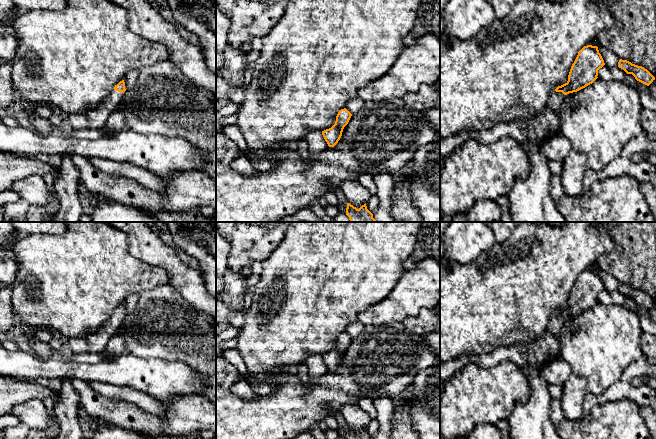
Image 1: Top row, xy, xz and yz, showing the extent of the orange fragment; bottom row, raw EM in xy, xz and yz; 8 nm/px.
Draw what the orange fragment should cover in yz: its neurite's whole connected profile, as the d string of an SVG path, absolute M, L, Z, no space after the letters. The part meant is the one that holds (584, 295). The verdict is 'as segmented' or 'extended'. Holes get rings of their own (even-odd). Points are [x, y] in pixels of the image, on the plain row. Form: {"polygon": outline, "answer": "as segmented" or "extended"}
{"polygon": "M584 270L571 290L568 305L550 318L548 329L551 334L558 340L564 321L592 308L598 302L598 294L604 289L597 270Z", "answer": "extended"}

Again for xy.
{"polygon": "M124 304L115 309L114 314L103 325L86 339L89 353L104 353L111 337L120 329L125 313Z", "answer": "extended"}

